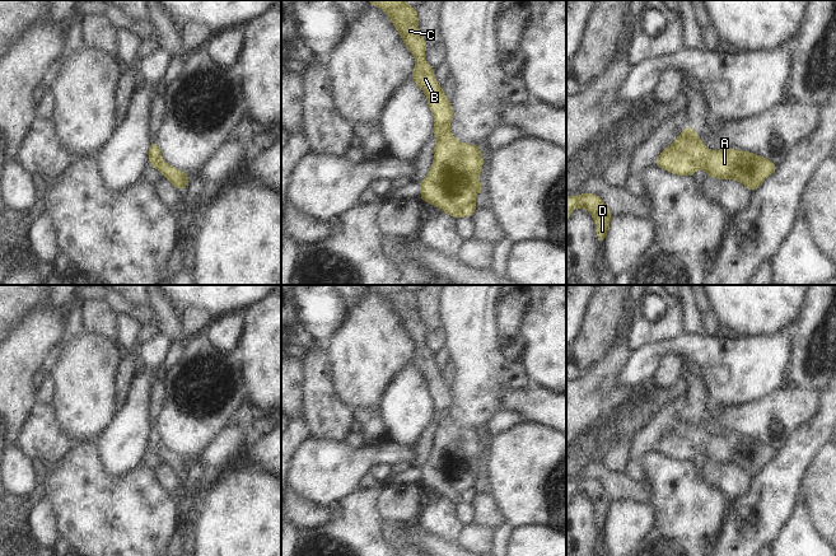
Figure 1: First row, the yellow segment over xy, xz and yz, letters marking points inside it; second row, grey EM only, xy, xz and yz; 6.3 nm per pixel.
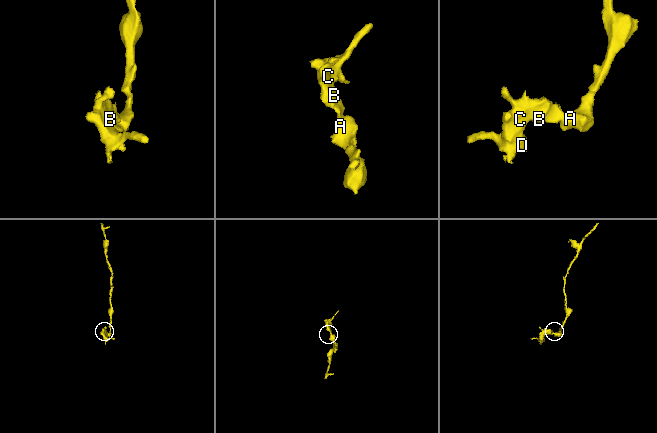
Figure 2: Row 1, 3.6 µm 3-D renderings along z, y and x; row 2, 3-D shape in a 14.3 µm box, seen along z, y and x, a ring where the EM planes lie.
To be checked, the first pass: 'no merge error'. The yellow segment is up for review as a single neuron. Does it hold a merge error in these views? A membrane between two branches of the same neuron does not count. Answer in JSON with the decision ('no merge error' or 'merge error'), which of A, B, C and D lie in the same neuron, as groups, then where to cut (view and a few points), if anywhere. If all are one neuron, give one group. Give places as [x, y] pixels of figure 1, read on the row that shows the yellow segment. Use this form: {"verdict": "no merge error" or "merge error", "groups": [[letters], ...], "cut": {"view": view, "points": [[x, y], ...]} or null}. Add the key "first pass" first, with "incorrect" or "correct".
{"first pass": "correct", "verdict": "no merge error", "groups": [["A", "B", "C", "D"]], "cut": null}

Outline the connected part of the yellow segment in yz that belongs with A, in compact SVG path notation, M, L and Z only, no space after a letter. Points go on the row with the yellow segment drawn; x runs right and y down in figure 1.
M690 125L671 146L663 149L654 165L676 176L690 177L702 168L711 178L742 182L752 193L777 169L774 162L755 153L735 149L711 153Z

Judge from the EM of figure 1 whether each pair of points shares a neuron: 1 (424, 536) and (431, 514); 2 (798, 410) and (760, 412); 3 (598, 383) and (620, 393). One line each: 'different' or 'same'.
1: different
2: same
3: different

